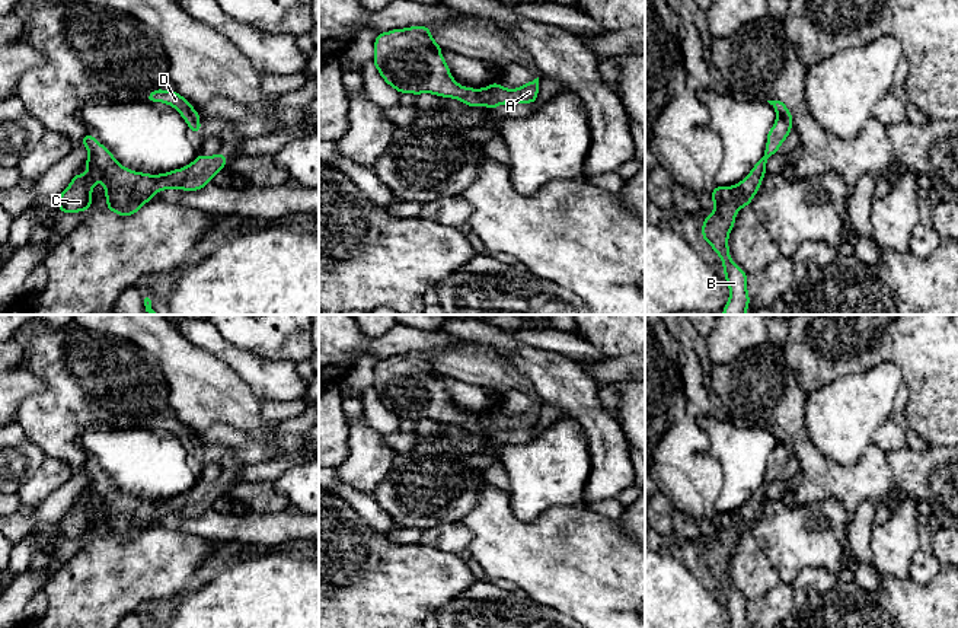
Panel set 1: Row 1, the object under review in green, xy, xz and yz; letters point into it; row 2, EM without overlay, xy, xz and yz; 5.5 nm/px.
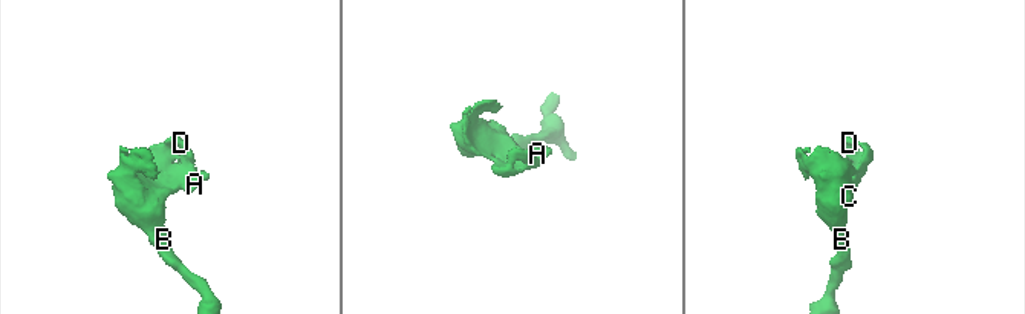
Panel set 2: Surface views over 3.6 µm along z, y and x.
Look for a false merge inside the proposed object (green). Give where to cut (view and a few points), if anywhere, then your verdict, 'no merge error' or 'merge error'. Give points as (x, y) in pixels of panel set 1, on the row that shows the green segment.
no cut; no merge error

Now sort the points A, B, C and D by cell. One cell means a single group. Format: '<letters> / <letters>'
A B C D

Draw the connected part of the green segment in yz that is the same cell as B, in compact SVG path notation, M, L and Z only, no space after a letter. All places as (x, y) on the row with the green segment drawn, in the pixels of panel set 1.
M780 99L767 102L776 111L776 122L767 133L764 156L737 185L713 187L710 194L715 208L708 217L703 217L702 238L722 259L724 275L729 287L729 299L722 315L745 315L750 305L747 290L748 275L729 256L728 238L735 224L735 216L743 207L751 204L766 175L767 159L777 153L792 131L792 114L788 106Z

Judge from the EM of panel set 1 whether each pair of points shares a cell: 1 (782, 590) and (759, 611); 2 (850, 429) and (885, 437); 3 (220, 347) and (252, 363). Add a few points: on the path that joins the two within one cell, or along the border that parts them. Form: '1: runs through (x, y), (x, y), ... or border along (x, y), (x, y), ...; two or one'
1: runs through (776, 596), (765, 608); one
2: border along (891, 417), (875, 430), (871, 443); two
3: runs through (227, 351), (245, 363); one

